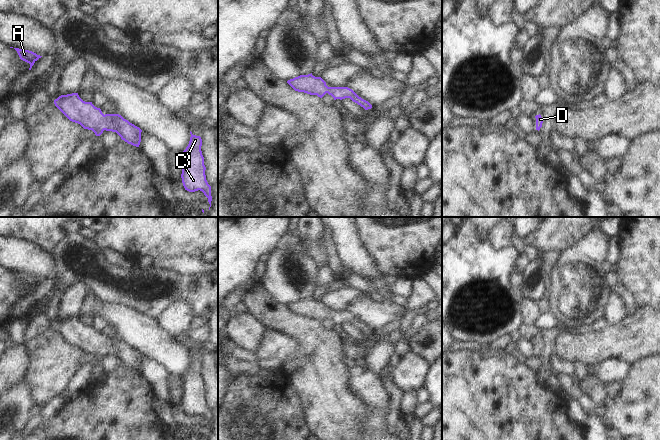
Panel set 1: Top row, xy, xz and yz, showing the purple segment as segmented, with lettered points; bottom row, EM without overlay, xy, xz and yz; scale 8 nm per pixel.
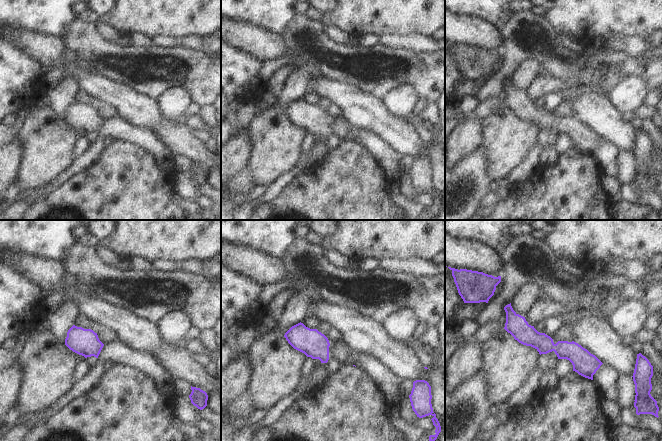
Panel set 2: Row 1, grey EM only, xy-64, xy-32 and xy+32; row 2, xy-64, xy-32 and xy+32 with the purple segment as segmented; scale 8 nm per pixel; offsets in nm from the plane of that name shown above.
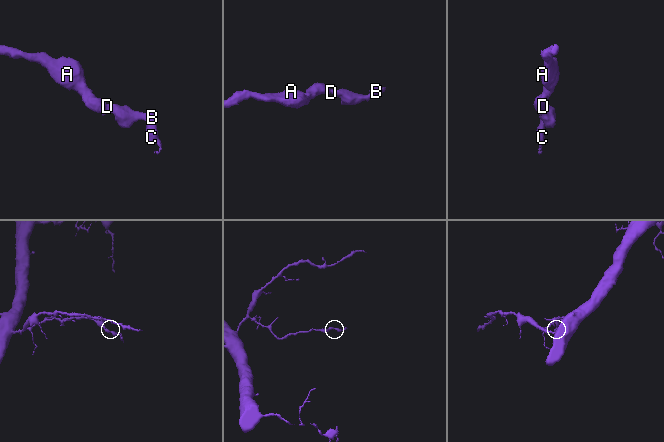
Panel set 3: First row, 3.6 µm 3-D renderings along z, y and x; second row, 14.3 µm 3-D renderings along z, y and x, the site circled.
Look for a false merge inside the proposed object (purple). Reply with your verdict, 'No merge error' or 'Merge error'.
No merge error.

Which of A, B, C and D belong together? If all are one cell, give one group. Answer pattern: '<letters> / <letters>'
A B C D

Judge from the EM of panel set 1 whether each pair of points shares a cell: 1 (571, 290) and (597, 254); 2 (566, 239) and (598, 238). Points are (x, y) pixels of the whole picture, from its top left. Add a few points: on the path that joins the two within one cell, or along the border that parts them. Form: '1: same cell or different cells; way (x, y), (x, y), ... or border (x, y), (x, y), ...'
1: same cell; way (575, 280), (578, 269), (587, 258)
2: different cells; border (593, 227), (579, 241), (563, 251)

